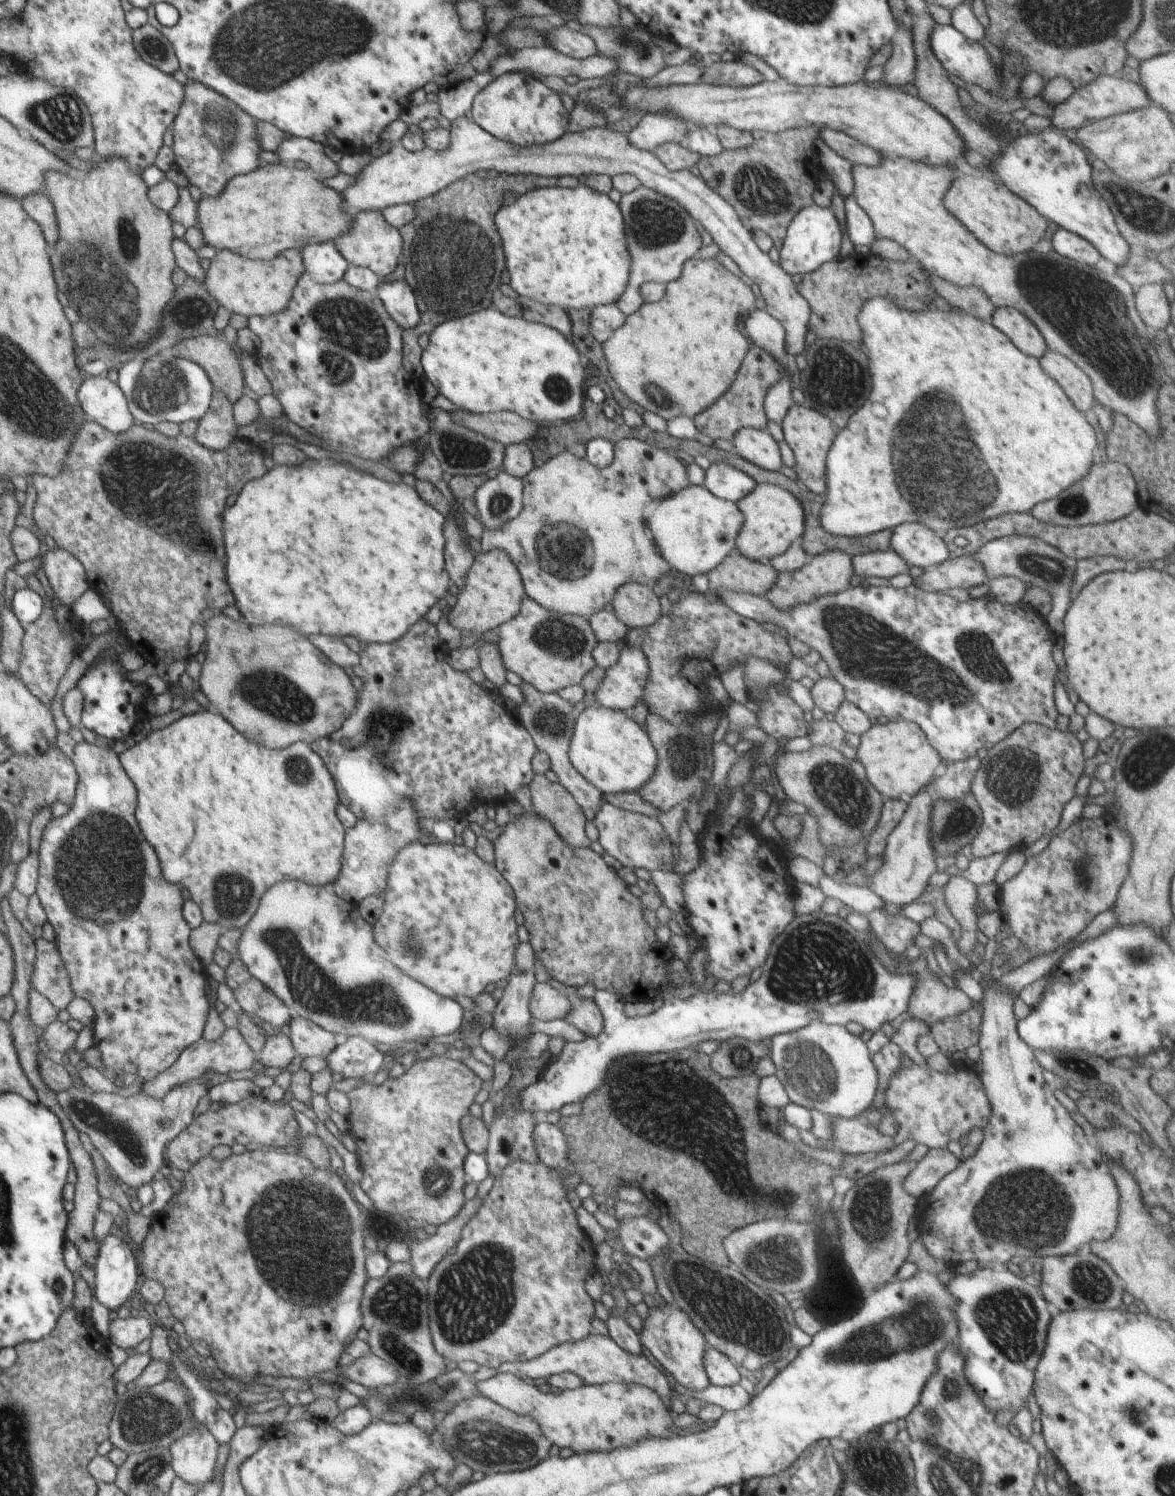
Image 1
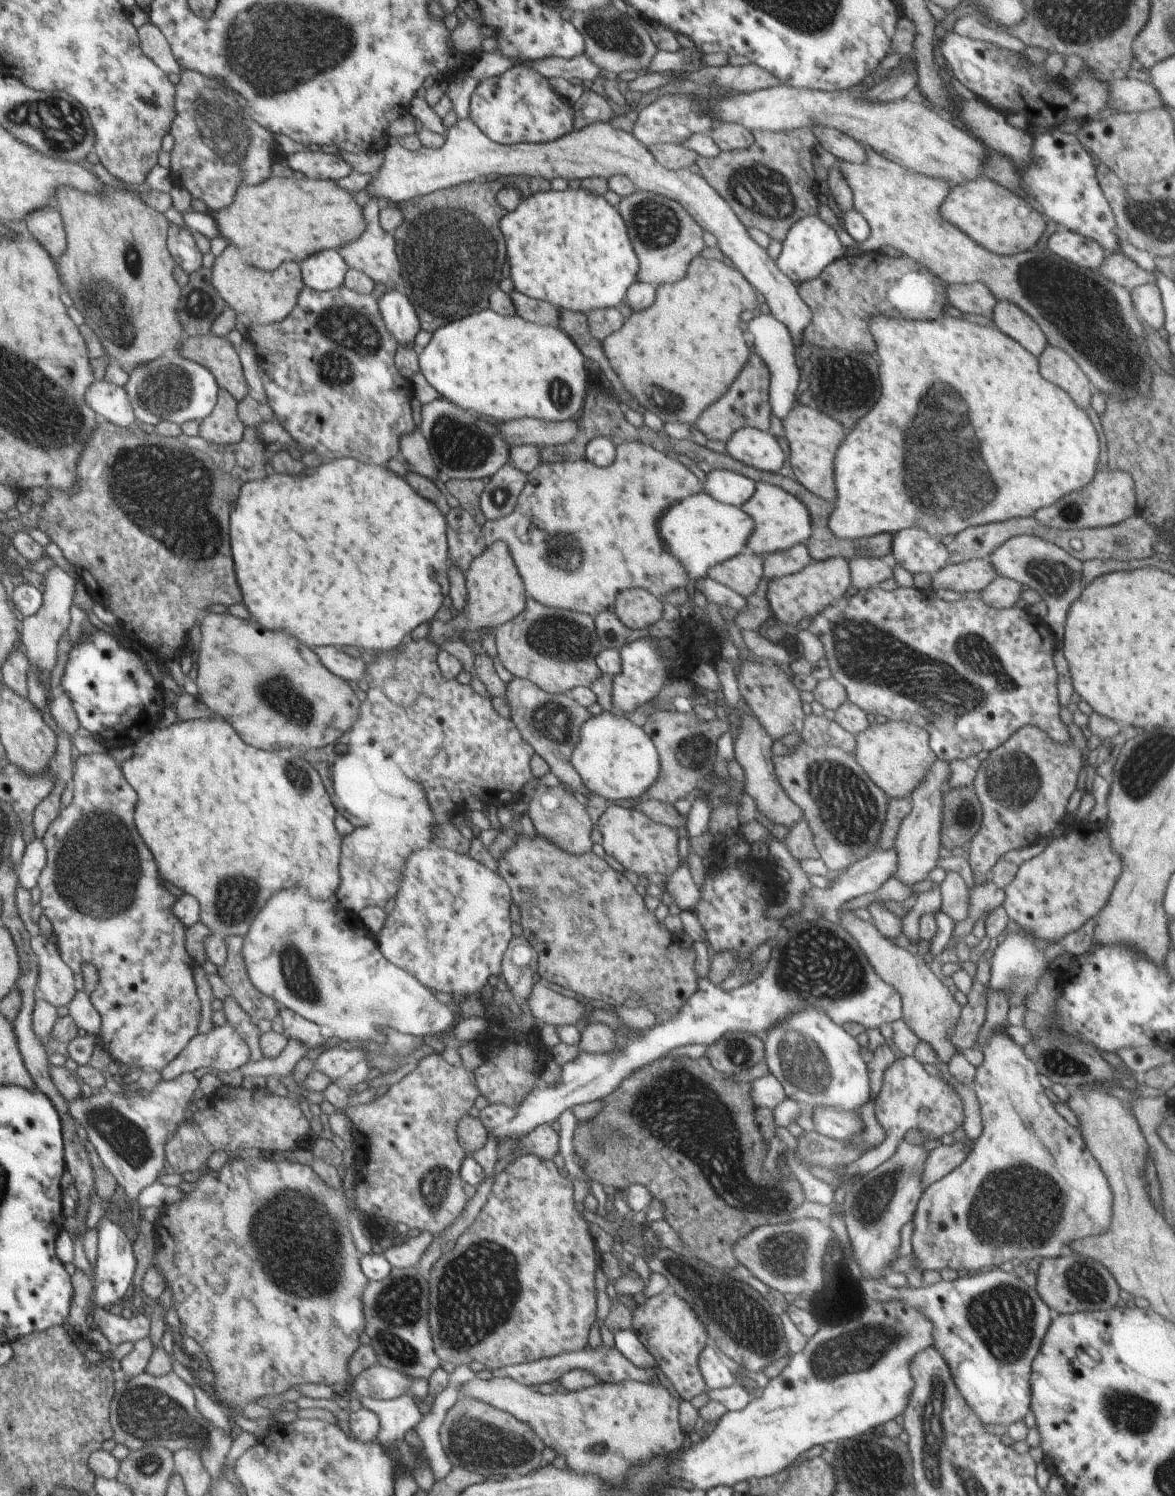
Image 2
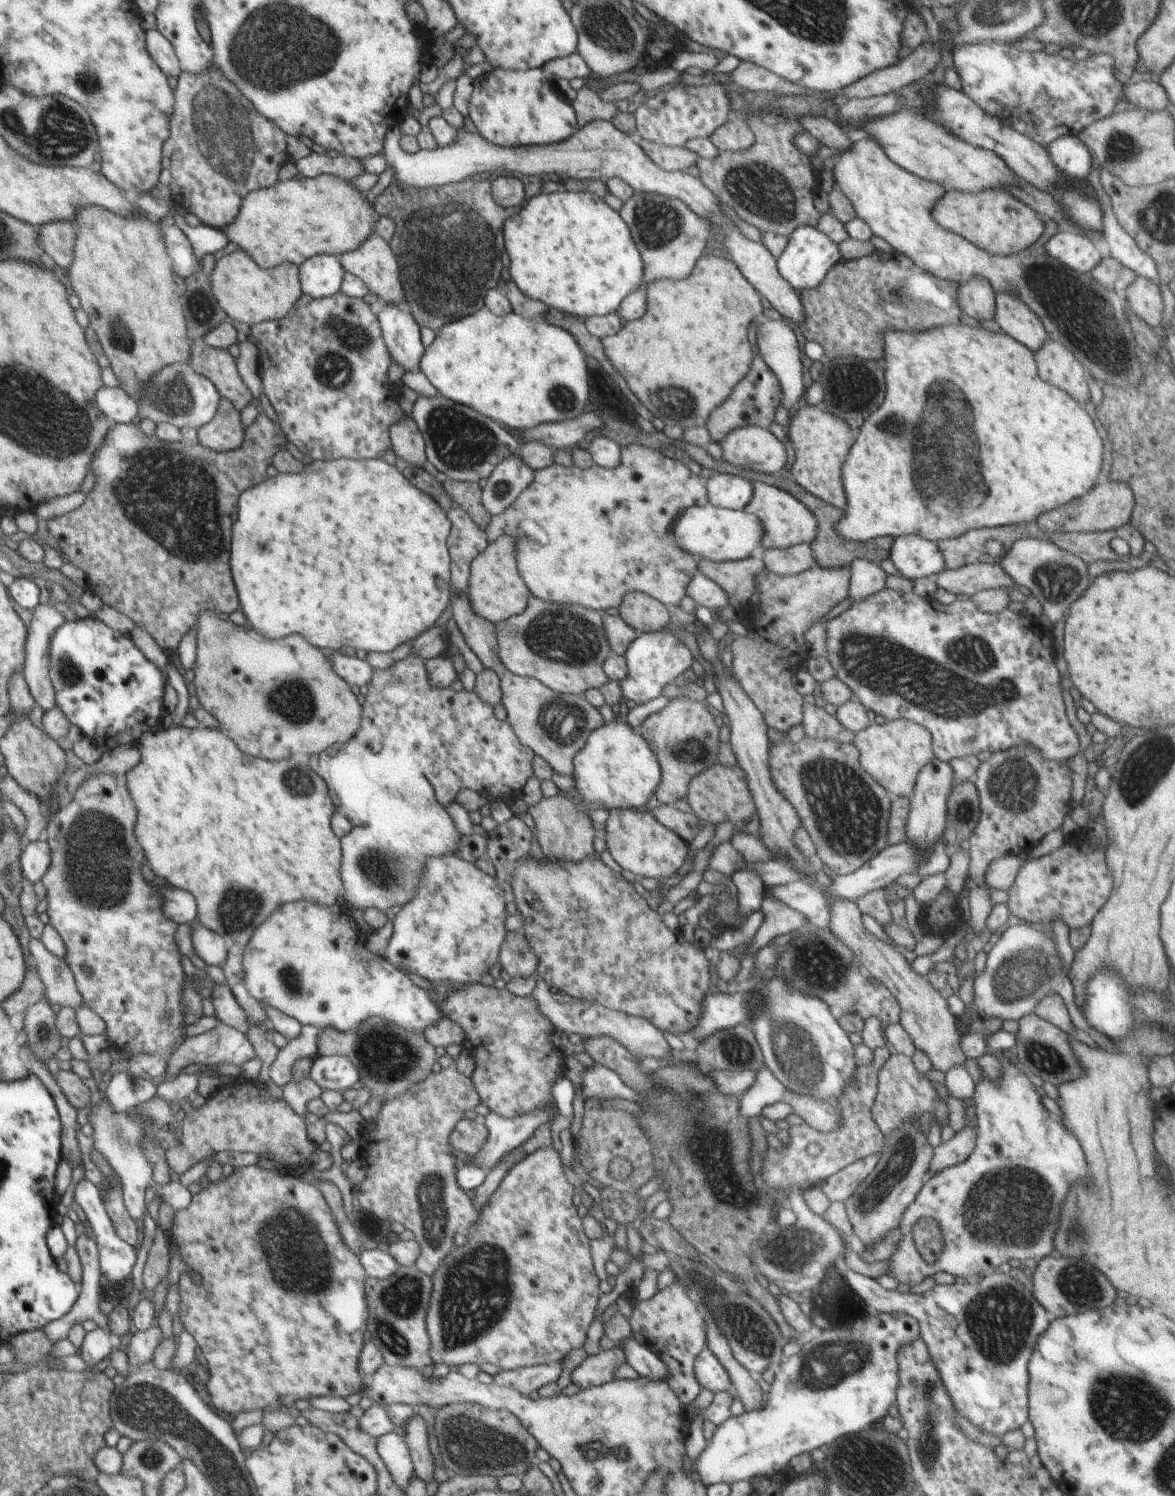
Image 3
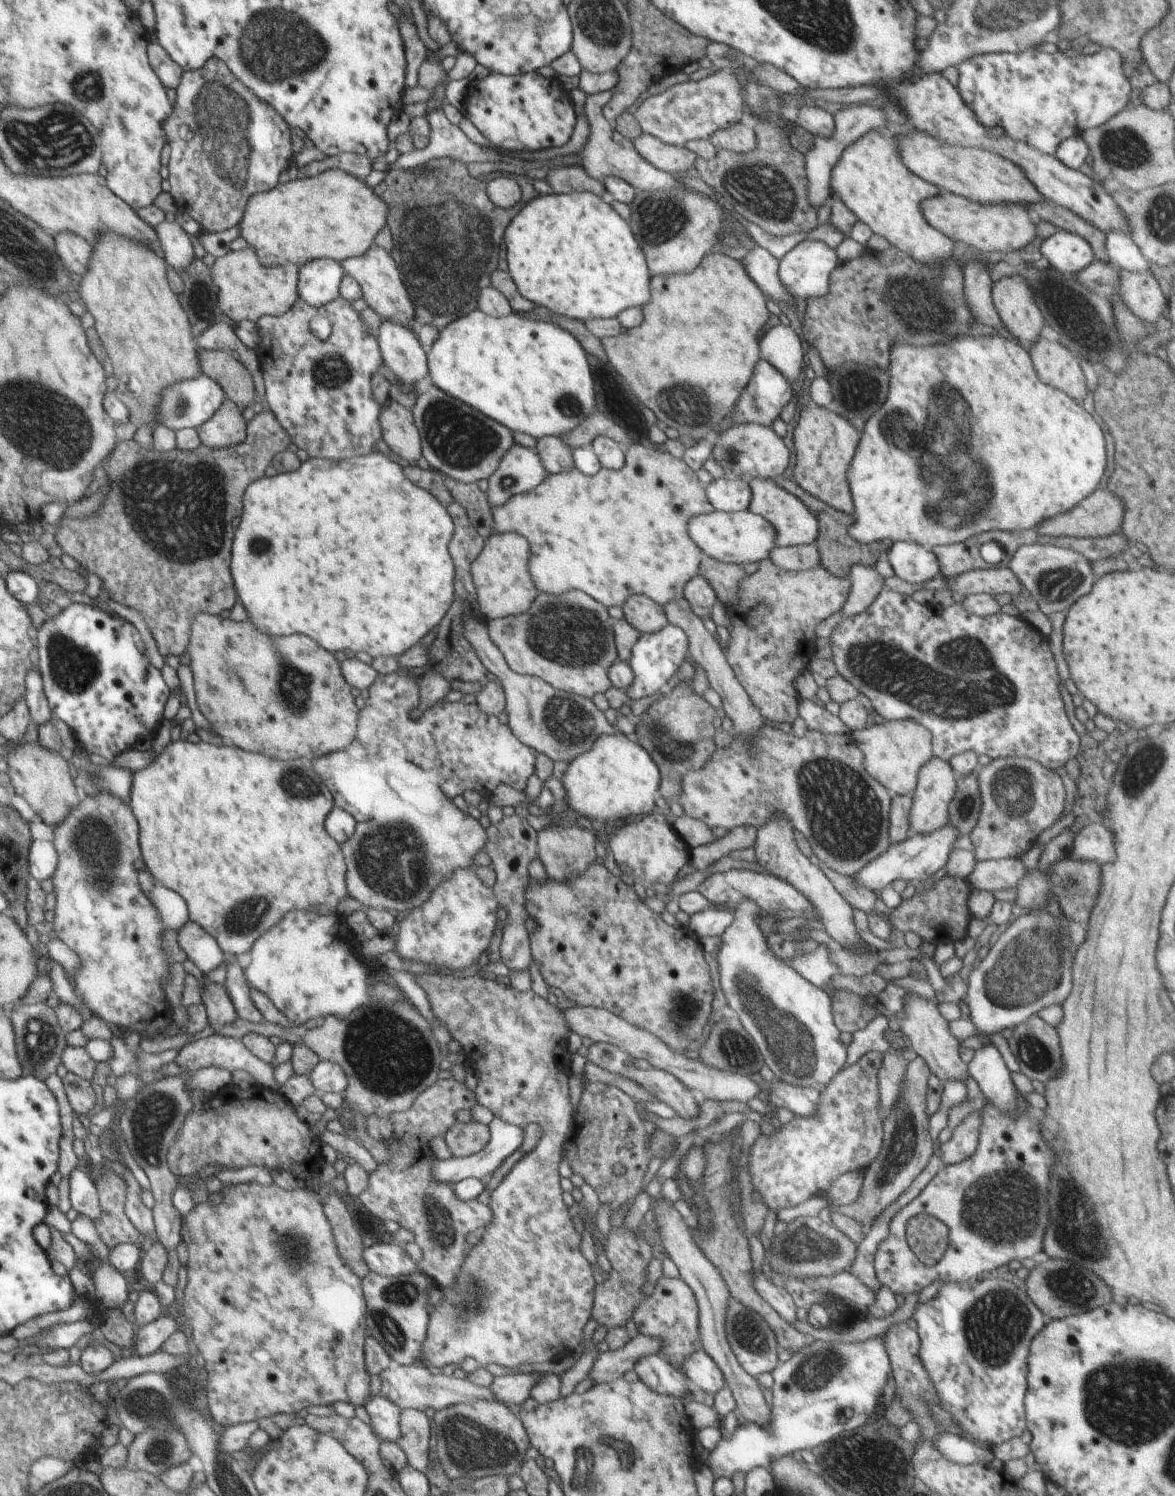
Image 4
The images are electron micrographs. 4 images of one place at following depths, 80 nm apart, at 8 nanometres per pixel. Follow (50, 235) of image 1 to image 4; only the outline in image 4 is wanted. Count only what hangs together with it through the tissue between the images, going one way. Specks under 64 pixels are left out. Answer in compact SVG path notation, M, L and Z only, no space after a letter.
M59 233L53 236L58 258L63 262L68 272L76 274L75 280L89 270L91 252L88 244L79 236L72 233Z

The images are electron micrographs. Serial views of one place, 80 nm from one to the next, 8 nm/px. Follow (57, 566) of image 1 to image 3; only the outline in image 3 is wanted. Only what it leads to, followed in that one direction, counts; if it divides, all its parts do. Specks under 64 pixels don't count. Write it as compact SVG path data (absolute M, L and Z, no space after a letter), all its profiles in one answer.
M38 604L31 620L29 640L25 642L23 677L32 698L45 714L55 707L55 690L49 677L49 642L64 621L64 614L56 608Z

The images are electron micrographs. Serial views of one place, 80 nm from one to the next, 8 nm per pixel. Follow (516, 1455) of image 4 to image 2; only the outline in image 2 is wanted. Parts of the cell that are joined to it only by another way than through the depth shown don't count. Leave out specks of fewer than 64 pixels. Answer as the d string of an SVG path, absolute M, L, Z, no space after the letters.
M464 1398L456 1402L445 1414L438 1436L444 1452L454 1467L463 1468L485 1477L507 1476L508 1478L530 1475L541 1468L542 1450L545 1444L539 1436L507 1410L495 1409L486 1402Z

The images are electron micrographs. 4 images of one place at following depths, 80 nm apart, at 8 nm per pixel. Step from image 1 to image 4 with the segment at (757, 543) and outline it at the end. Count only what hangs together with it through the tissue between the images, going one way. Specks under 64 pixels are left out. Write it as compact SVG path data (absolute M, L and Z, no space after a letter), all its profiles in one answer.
M751 477L748 479L751 488L750 512L766 518L776 529L778 547L799 547L814 544L819 533L819 522L810 509L790 491L781 487L775 479Z

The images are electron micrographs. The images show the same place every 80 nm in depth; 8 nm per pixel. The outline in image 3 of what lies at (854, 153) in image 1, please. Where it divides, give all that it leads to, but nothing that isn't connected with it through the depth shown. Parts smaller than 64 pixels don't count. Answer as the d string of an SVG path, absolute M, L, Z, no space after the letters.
M806 116L799 122L808 130L814 138L828 148L834 148L841 154L844 154L850 146L854 146L855 138L849 135L846 130L837 126L831 118L822 118L822 116Z

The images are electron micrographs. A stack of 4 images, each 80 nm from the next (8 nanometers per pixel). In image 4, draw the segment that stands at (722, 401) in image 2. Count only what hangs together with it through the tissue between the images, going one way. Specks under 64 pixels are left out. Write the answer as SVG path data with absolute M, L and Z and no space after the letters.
M761 358L730 417L734 418L734 424L756 423L771 427L792 396L793 384Z

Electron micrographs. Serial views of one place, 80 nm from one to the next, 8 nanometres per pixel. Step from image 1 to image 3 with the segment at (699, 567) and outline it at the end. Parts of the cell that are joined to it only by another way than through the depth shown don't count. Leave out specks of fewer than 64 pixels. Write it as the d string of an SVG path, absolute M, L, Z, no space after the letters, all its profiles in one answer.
M710 502L702 505L692 504L674 520L672 528L674 542L686 554L690 554L699 563L702 560L708 562L724 562L743 560L749 558L762 543L762 522L754 515L743 509L733 510L714 506Z

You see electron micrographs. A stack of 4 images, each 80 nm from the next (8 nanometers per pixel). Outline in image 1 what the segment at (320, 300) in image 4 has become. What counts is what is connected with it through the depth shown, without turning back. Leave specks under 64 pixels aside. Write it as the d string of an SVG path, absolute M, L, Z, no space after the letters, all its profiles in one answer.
M313 241L306 245L301 250L301 263L302 274L322 285L342 282L350 266L334 241Z

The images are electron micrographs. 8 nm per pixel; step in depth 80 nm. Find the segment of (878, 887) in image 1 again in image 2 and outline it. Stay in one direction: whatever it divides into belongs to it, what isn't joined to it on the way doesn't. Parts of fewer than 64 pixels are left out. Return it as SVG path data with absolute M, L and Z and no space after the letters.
M937 758L924 775L923 781L911 792L911 811L901 822L894 849L897 850L897 871L892 876L896 879L913 886L920 880L924 880L927 874L937 866L940 858L941 828L943 825L943 796L945 795L944 784L950 778L950 761Z

